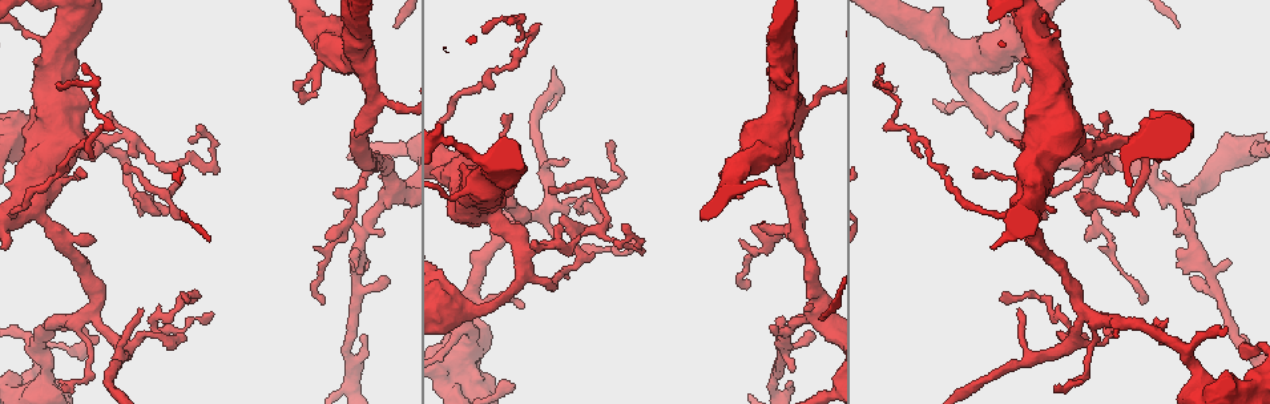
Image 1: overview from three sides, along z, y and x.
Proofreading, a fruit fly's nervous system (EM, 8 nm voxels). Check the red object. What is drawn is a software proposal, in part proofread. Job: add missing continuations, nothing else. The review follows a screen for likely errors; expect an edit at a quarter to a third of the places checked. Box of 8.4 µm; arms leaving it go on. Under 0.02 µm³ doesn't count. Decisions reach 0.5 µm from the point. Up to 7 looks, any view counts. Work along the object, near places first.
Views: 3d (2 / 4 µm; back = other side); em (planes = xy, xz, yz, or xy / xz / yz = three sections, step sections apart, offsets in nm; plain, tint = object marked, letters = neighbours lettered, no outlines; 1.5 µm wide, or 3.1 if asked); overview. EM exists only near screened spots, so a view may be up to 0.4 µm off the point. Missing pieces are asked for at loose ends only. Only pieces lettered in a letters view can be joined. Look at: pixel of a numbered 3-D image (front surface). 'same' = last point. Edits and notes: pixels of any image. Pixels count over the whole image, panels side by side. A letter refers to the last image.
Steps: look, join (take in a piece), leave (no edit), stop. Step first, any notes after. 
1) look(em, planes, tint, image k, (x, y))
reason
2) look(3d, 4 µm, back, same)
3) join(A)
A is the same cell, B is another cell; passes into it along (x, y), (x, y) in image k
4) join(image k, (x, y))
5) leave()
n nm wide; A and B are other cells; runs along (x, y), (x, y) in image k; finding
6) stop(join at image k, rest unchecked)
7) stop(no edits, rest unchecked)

look(3d, 2 µm, image 1, (186, 341))
thin end

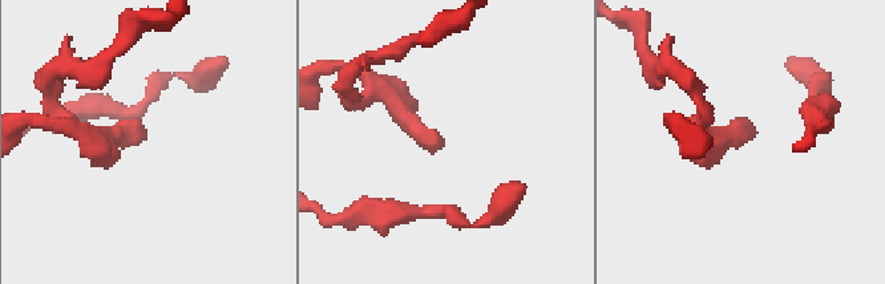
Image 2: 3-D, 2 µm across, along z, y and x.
look(em, planes, letters, image 2, (746, 137))

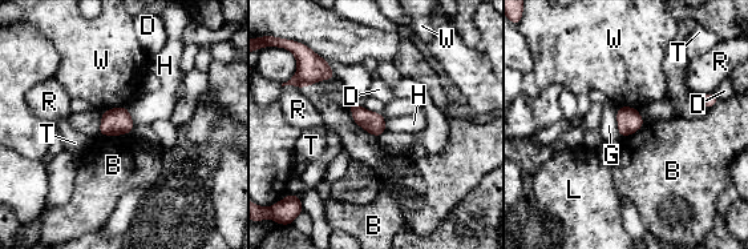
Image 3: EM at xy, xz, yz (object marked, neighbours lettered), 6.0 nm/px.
leave()
140 nm wide; B, D, G, H, L, R, T and W are other cells; border along (130, 131), (122, 135), (98, 135) in image 3; no lettered piece goes on from it

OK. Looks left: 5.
look(em, planes, letters, image 1, (975, 172))

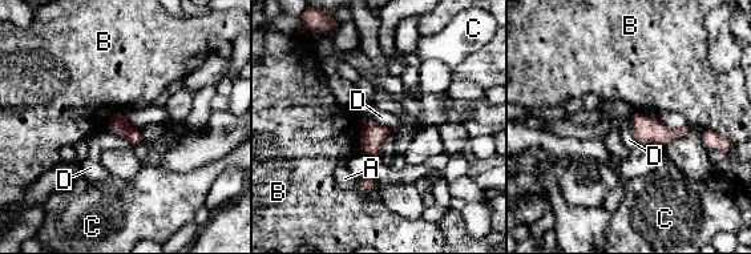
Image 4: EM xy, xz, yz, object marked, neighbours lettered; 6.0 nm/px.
leave()
110 nm wide; A, B, C and D are other cells; border along (108, 126), (122, 136), (130, 146) in image 4; none of them fits

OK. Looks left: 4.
look(3d, 4 µm, image 1, (1185, 209))
an open end

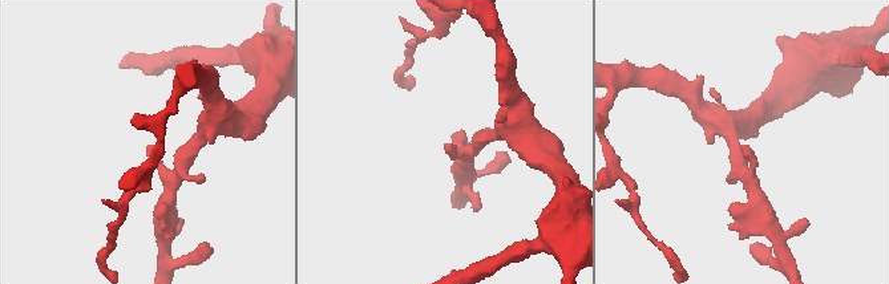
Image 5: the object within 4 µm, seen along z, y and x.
look(em, xy, step 4, letters, image 5, (151, 146))

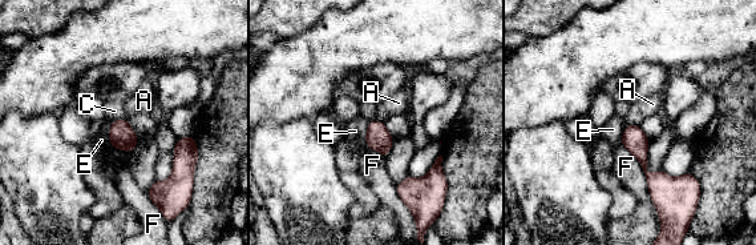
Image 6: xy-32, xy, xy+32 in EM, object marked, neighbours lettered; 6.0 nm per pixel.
look(em, planes, letters, same)
cut it another way

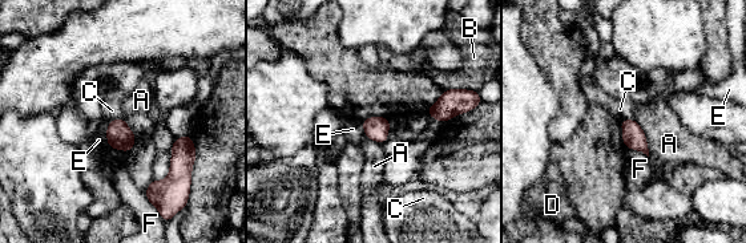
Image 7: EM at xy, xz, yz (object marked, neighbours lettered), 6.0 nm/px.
leave()
140 nm wide; A, B, C, D, E and F are other cells; border along (634, 118), (645, 136), (649, 156) in image 7; none of them fits

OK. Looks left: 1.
stop(no edits, rest unchecked)

